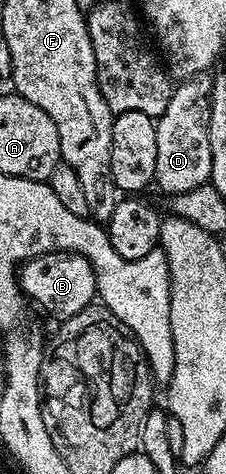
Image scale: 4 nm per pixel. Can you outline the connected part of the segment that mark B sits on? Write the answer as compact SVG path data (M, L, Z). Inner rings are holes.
M69 250L41 254L23 262L16 274L18 284L31 303L39 302L52 317L65 320L95 305L98 298L96 276L84 255Z

